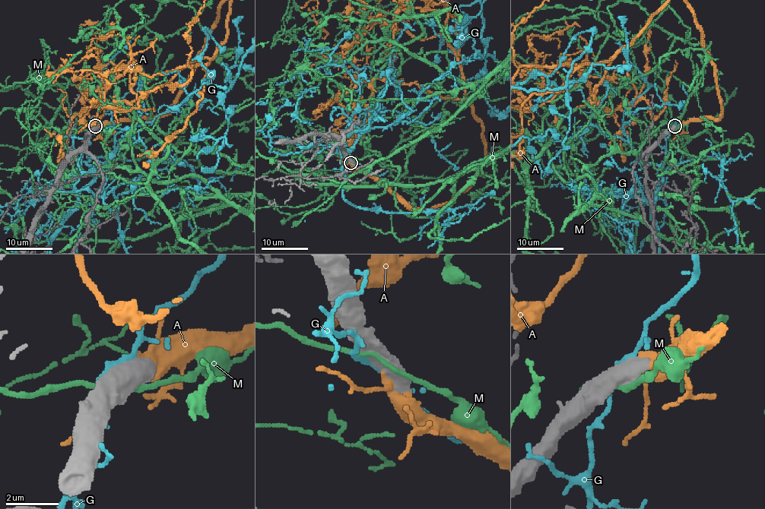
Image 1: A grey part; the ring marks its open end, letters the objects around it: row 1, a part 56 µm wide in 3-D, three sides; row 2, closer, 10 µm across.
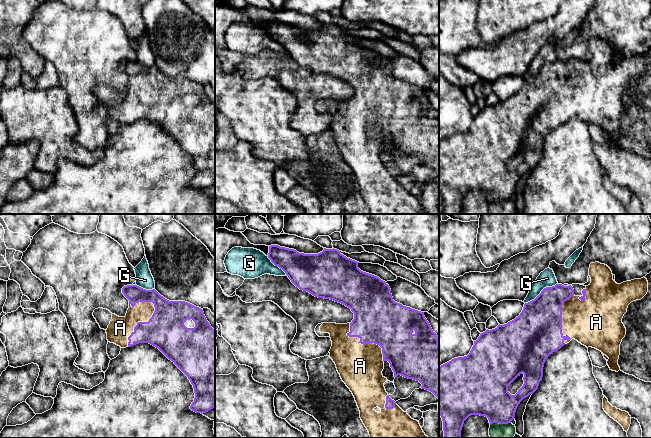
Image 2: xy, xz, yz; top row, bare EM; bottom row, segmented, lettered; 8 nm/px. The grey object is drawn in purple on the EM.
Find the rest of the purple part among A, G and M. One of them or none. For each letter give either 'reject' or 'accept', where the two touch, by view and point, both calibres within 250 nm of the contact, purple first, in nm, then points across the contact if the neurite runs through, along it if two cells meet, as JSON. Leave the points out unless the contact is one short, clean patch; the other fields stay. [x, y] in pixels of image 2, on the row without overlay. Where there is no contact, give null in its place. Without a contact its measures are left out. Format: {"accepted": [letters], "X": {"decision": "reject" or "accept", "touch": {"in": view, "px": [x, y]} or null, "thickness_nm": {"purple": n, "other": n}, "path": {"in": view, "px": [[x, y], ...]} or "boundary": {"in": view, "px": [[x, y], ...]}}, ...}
{"accepted": ["A"], "A": {"decision": "accept", "touch": {"in": "xy", "px": [140, 98]}, "thickness_nm": {"purple": 320, "other": 190}}, "G": {"decision": "reject", "touch": {"in": "yz", "px": [541, 67]}, "thickness_nm": {"purple": 360, "other": 130}}, "M": {"decision": "reject", "touch": {"in": "yz", "px": [500, 199]}, "thickness_nm": {"purple": 340, "other": 190}}}

